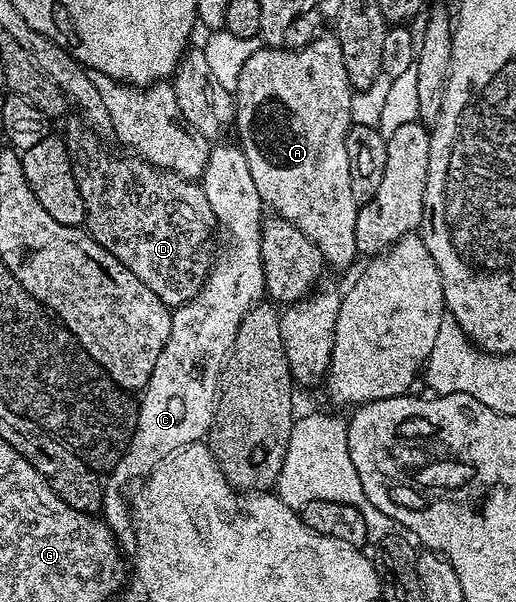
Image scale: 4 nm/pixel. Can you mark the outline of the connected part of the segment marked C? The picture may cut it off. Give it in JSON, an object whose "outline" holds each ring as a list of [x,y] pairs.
{"outline":[[[218,143],[211,148],[208,163],[200,178],[204,195],[208,195],[208,203],[212,203],[214,220],[220,230],[220,241],[222,237],[222,250],[213,258],[210,274],[206,276],[206,282],[198,294],[188,303],[179,305],[173,310],[170,338],[164,351],[160,351],[160,359],[156,359],[152,379],[146,384],[146,388],[141,390],[142,402],[139,400],[136,405],[138,418],[136,431],[132,435],[132,443],[128,451],[124,451],[120,463],[116,463],[116,467],[110,470],[108,480],[102,490],[101,520],[105,521],[106,526],[114,533],[118,548],[123,551],[135,548],[136,531],[132,505],[127,494],[126,497],[122,494],[122,488],[129,481],[141,482],[161,461],[168,459],[168,455],[172,455],[177,449],[183,449],[192,443],[202,441],[209,434],[214,418],[216,398],[220,392],[220,378],[226,358],[230,356],[232,343],[236,339],[236,331],[240,331],[240,323],[244,315],[248,315],[252,306],[259,304],[266,293],[264,267],[260,255],[260,235],[264,220],[264,206],[260,199],[260,191],[256,191],[256,183],[252,183],[252,171],[248,171],[248,159],[242,153],[241,148],[234,143],[222,144],[226,143]]]}

